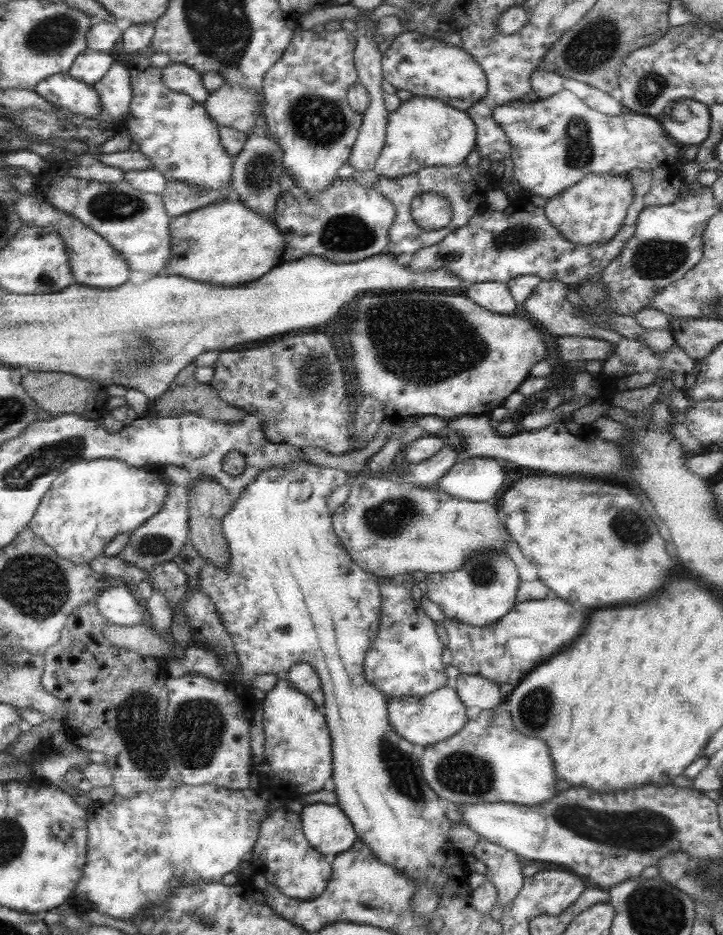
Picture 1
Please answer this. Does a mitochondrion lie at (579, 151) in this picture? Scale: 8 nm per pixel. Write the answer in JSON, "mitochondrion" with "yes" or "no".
{"mitochondrion":"yes"}

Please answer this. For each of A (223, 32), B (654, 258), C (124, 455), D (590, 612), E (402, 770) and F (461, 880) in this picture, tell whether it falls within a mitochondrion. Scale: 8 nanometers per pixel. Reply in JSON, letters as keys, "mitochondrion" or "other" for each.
{"A":"mitochondrion","B":"mitochondrion","C":"other","D":"other","E":"mitochondrion","F":"other"}

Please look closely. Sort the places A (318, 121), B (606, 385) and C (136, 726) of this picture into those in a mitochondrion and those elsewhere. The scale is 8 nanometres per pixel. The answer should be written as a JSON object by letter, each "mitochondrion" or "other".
{"A":"mitochondrion","B":"other","C":"mitochondrion"}

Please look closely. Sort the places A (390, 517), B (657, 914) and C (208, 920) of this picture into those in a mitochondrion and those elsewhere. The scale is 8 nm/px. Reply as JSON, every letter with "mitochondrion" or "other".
{"A":"mitochondrion","B":"mitochondrion","C":"mitochondrion"}

